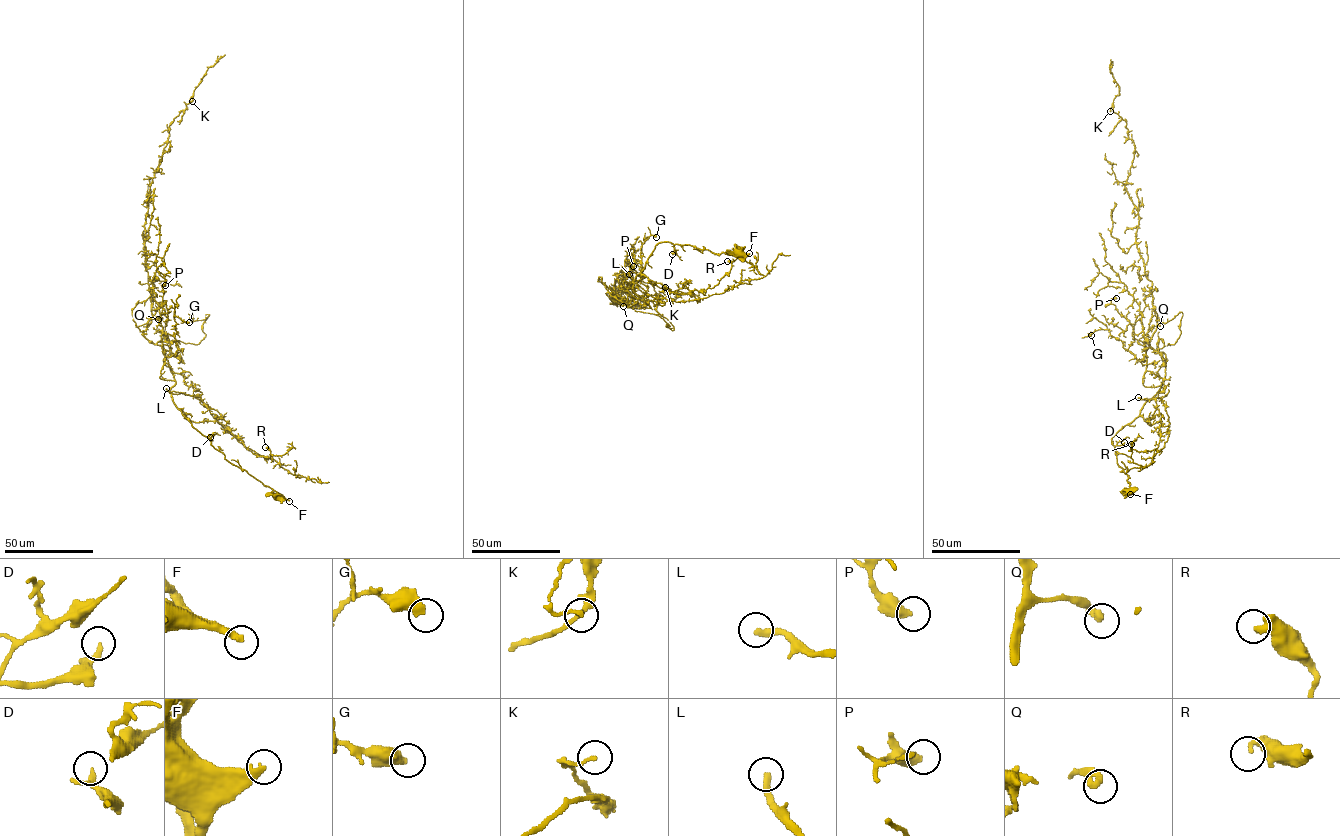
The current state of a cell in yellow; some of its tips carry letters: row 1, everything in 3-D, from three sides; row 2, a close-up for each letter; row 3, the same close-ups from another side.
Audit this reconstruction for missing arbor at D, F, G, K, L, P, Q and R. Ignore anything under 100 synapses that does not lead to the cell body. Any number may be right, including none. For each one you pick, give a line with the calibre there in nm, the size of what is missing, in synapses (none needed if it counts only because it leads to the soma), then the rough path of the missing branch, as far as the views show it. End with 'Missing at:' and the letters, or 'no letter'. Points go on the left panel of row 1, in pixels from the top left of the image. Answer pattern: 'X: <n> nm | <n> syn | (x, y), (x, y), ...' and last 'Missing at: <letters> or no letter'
L: 300 nm | 550 syn | (166, 388), (178, 378), (197, 390), (202, 401), (209, 398), (234, 416), (238, 406), (265, 423), (276, 419)
Missing at: L

